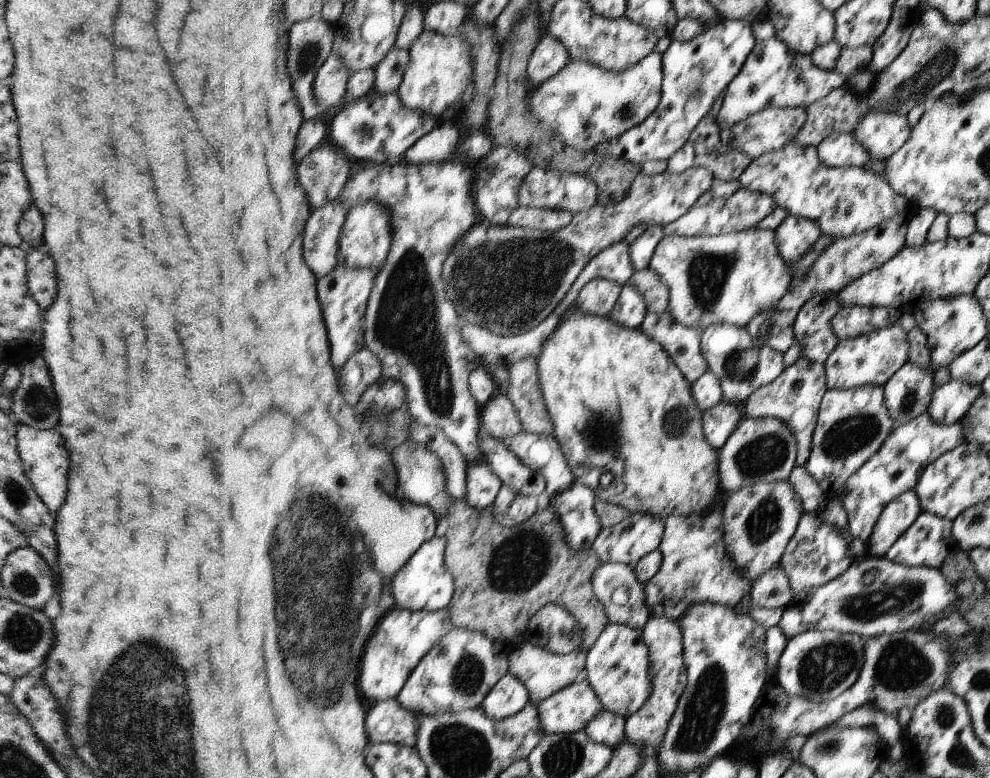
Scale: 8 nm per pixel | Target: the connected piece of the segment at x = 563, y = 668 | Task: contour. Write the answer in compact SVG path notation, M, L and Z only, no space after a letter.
M520 640L517 643L517 651L510 658L509 673L516 675L516 678L521 679L527 685L531 700L539 702L570 686L576 680L577 675L584 670L586 664L587 651L582 648L567 655L561 655L544 650L544 647L538 647L528 641Z

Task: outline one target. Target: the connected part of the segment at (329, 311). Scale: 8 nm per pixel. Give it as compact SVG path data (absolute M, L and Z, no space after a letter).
M338 265L332 274L319 280L320 300L324 302L324 314L332 334L332 362L338 368L338 372L344 370L344 366L356 353L366 348L368 307L380 272L381 270L376 270L376 267L354 270L348 266Z

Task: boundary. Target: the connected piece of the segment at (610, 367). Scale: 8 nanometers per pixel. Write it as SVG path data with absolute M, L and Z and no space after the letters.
M572 308L564 317L563 324L556 330L556 334L552 334L551 340L544 346L544 352L537 360L543 396L546 400L547 410L555 424L553 436L559 442L564 458L567 458L575 477L583 482L584 486L589 486L595 491L597 502L612 503L614 506L624 507L630 513L650 512L656 518L662 518L664 508L668 514L672 514L672 512L692 514L692 512L702 512L714 500L714 496L718 492L719 458L703 433L702 411L692 394L691 383L684 378L682 371L676 366L668 351L664 350L664 347L651 335L644 334L641 329L620 326L620 323L609 316L584 314L583 311L576 311L575 308Z

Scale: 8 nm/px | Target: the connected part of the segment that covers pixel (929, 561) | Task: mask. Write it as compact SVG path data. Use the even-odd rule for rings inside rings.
M921 512L916 518L915 524L891 546L885 557L892 562L903 563L909 567L938 568L944 564L950 552L960 550L959 542L956 542L955 535L952 534L952 522L950 519L942 518L936 514Z

